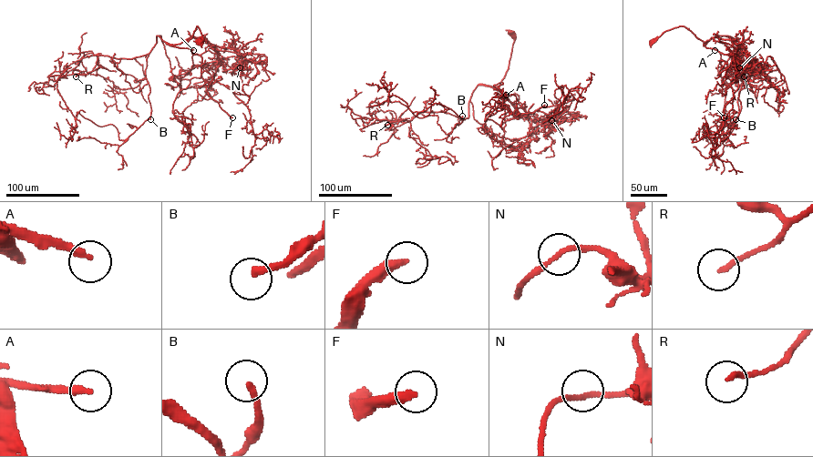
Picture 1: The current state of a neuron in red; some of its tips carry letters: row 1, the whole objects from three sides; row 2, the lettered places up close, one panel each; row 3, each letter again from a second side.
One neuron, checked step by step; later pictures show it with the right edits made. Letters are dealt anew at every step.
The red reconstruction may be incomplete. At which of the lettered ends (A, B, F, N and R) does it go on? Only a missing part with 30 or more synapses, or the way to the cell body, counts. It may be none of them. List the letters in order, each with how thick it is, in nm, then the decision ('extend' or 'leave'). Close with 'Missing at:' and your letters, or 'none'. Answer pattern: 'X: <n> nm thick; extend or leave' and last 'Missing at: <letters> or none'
A: 240 nm thick; leave
B: 220 nm thick; extend
F: 320 nm thick; extend
N: 160 nm thick; leave
R: 190 nm thick; leave
Missing at: B, F

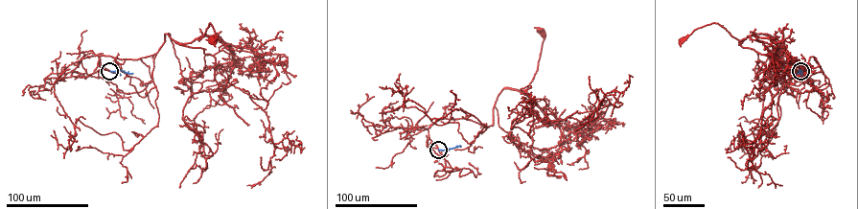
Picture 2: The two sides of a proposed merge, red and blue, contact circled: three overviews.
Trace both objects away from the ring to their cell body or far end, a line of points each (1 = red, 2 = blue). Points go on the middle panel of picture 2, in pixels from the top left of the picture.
1: (438, 150), (428, 130), (435, 122), (465, 118), (492, 126), (503, 88), (525, 93), (537, 70), (542, 32)
2: (438, 150), (461, 146)

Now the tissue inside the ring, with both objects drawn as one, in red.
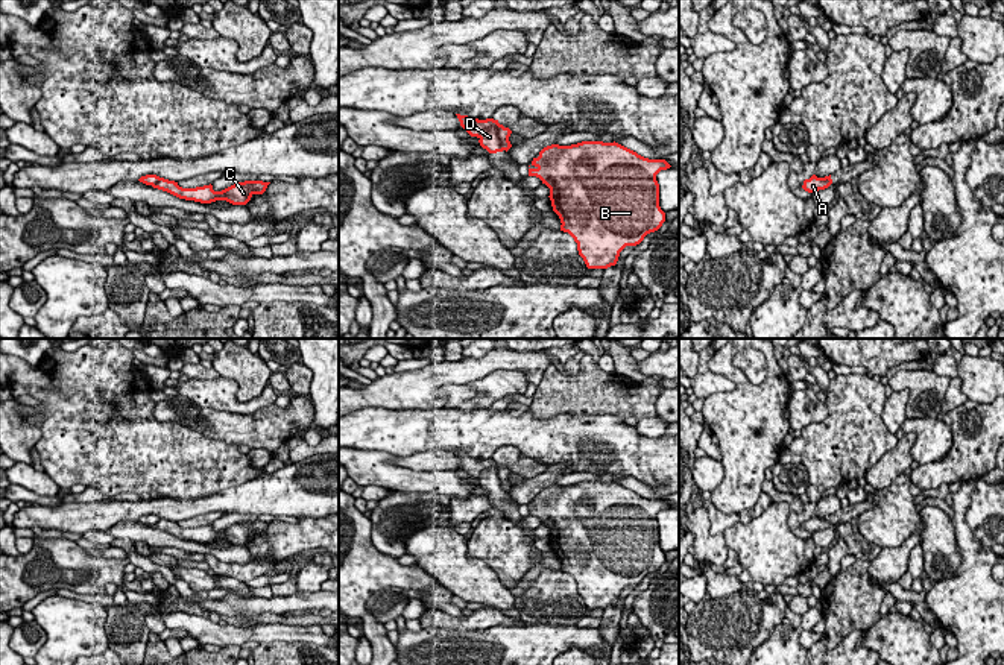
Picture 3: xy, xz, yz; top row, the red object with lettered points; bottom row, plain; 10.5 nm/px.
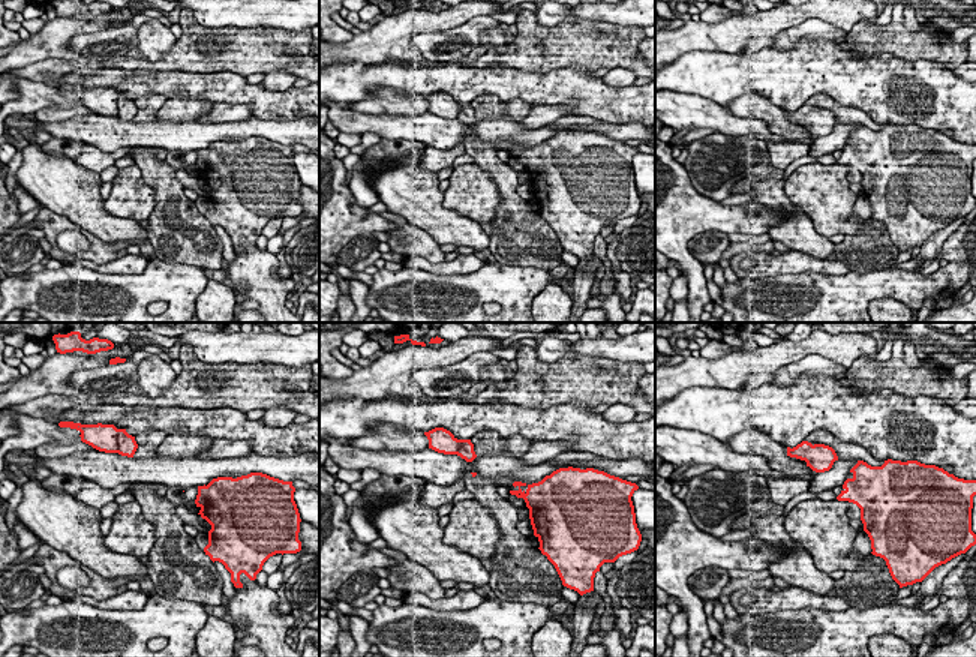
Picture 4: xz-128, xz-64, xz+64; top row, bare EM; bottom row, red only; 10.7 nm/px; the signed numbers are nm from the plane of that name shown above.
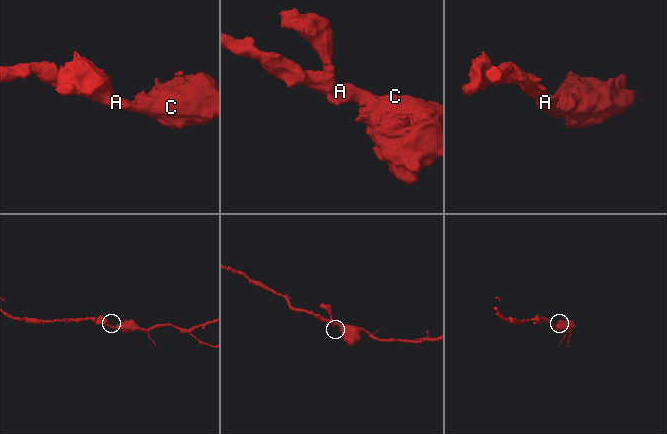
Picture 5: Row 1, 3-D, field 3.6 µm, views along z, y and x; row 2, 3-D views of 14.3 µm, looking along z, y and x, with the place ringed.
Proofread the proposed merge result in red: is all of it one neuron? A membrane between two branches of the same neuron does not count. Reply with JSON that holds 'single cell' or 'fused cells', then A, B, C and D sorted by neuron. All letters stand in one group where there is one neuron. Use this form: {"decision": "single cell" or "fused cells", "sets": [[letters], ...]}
{"decision": "fused cells", "sets": [["A", "B", "C"], ["D"]]}

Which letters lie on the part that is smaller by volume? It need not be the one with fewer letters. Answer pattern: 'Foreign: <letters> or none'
Foreign: D

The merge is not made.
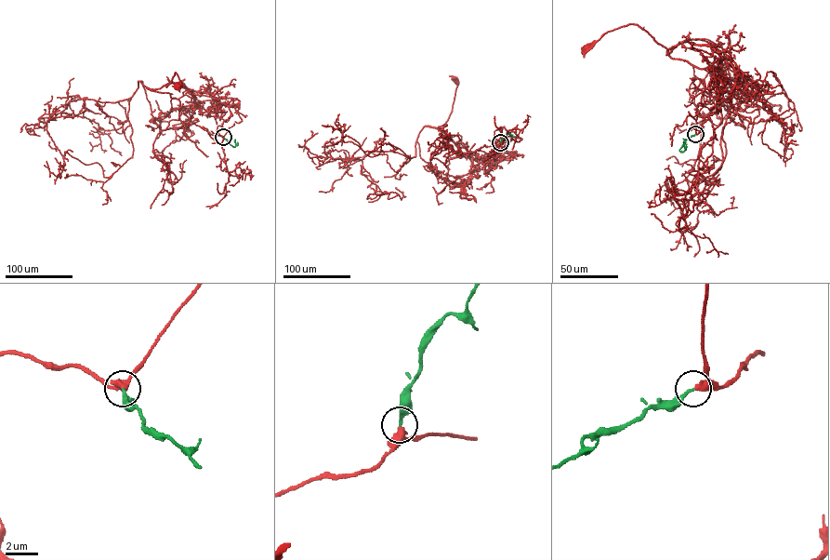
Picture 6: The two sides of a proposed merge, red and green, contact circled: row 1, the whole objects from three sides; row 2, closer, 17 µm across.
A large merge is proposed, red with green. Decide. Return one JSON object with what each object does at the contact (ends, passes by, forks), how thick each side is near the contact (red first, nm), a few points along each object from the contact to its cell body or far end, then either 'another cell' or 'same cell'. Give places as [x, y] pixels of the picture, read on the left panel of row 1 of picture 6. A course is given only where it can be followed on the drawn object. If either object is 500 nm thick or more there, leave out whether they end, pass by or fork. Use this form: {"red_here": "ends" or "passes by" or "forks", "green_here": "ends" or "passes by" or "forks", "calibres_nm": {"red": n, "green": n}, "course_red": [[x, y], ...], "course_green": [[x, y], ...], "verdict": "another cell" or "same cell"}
{"red_here": "passes by", "green_here": "ends", "calibres_nm": {"red": 360, "green": 200}, "course_red": [[223, 137], [180, 120], [177, 99], [187, 89], [178, 82], [165, 85], [175, 73], [178, 86]], "course_green": [[223, 137], [234, 147], [235, 139]], "verdict": "same cell"}

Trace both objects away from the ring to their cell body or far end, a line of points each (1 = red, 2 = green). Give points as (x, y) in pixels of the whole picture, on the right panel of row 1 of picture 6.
1: (695, 134), (720, 110), (712, 63), (699, 51), (681, 47), (683, 41), (665, 48), (633, 24), (587, 47)
2: (695, 134), (684, 141), (679, 150), (682, 152), (685, 143), (682, 138)

